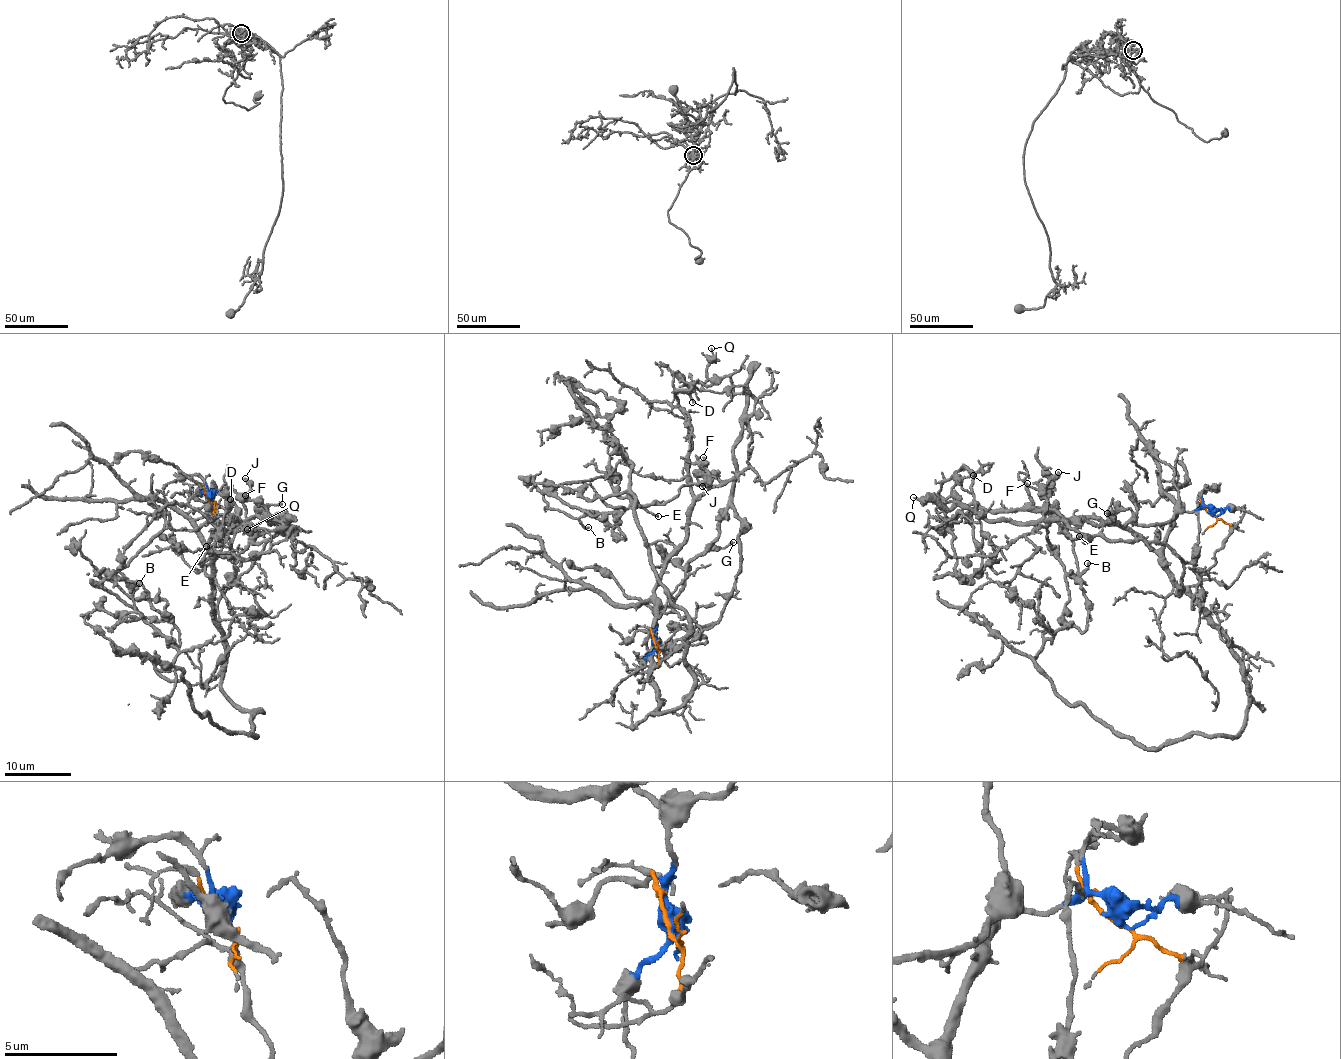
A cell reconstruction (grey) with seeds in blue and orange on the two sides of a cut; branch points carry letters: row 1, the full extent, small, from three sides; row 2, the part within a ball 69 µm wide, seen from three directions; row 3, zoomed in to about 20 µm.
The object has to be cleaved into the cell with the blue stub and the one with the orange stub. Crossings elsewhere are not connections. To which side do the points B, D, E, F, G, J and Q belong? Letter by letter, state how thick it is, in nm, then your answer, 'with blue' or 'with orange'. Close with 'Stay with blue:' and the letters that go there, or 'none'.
B: calibre 120 nm; with orange
D: calibre 150 nm; with blue
E: calibre 180 nm; with orange
F: calibre 160 nm; with blue
G: calibre 160 nm; with blue
J: calibre 380 nm; with blue
Q: calibre 110 nm; with blue
Stay with blue: D, F, G, J, Q

